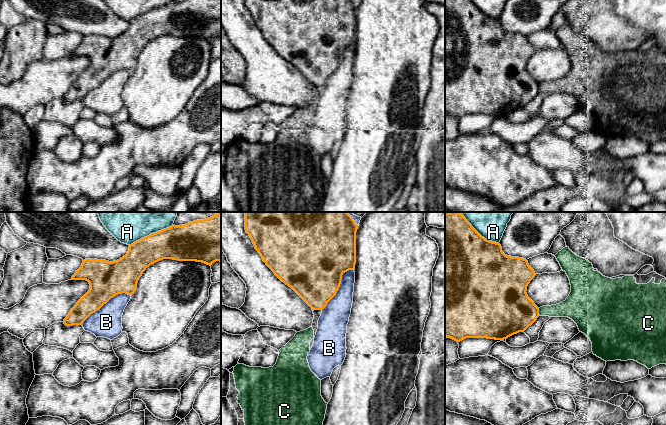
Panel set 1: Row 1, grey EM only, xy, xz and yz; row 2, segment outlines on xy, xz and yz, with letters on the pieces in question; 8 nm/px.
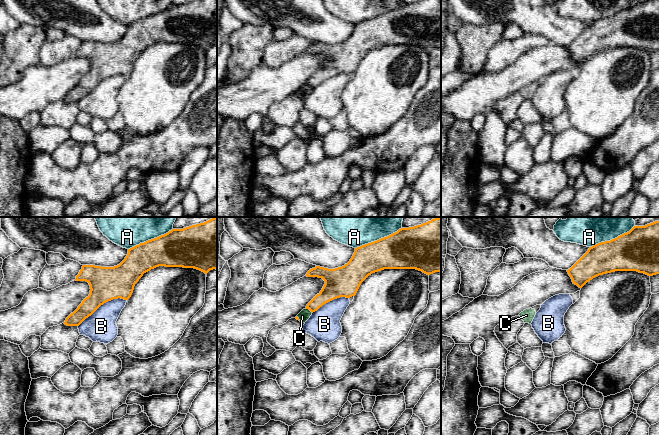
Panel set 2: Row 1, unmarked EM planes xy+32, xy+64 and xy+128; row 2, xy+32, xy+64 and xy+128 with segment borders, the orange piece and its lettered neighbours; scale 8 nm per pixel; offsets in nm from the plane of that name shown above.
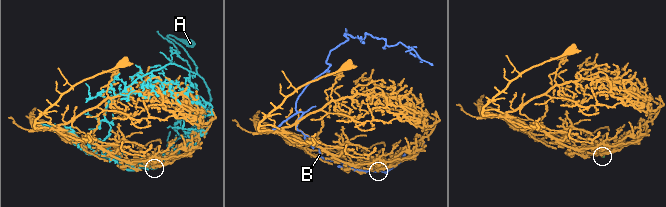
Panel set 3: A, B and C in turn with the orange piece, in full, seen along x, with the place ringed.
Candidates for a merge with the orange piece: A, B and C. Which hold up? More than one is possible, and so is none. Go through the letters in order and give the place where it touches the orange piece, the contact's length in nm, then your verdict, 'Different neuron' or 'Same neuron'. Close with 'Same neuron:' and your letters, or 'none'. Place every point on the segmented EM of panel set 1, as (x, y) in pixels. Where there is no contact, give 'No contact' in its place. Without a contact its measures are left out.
A: Touches orange at yz (475, 230). Shared border 440 nm. Different neuron
B: Touches orange at xy (106, 302). Shared border 480 nm. Different neuron
C: Touches orange at yz (538, 312). Shared border 70 nm. Different neuron
Same neuron: none

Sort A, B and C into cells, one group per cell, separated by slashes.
A / B / C

